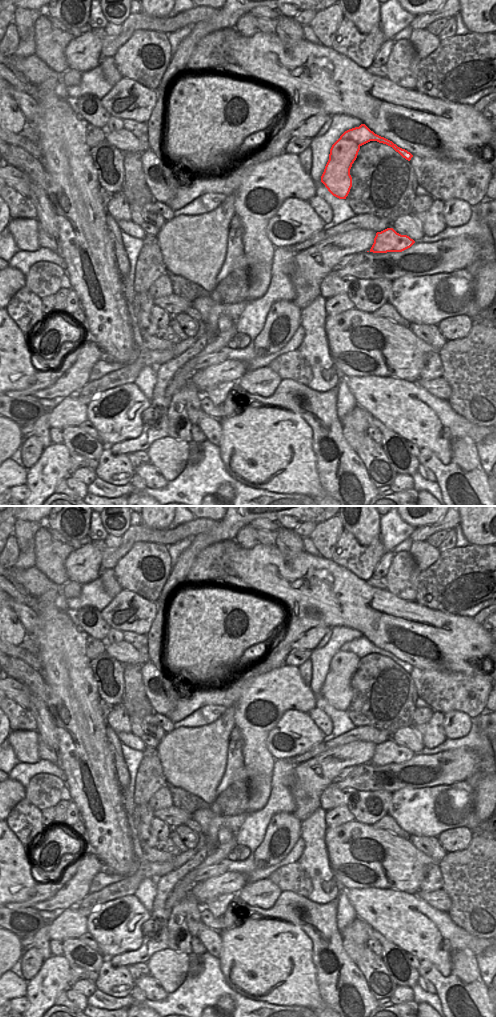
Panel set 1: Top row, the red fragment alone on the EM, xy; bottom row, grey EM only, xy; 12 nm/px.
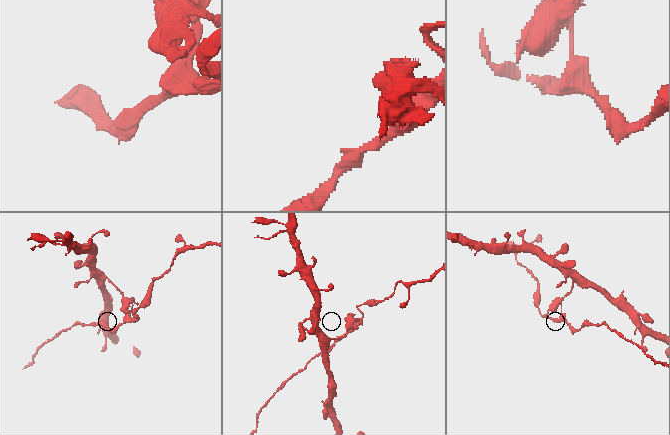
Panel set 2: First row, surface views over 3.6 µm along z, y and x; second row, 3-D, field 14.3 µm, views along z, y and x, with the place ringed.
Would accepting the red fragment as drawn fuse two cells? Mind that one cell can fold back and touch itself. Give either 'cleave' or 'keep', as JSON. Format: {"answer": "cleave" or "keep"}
{"answer": "cleave"}

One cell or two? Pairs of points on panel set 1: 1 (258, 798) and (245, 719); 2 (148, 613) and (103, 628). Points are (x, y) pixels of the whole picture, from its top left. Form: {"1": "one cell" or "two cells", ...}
{"1": "one cell", "2": "two cells"}

